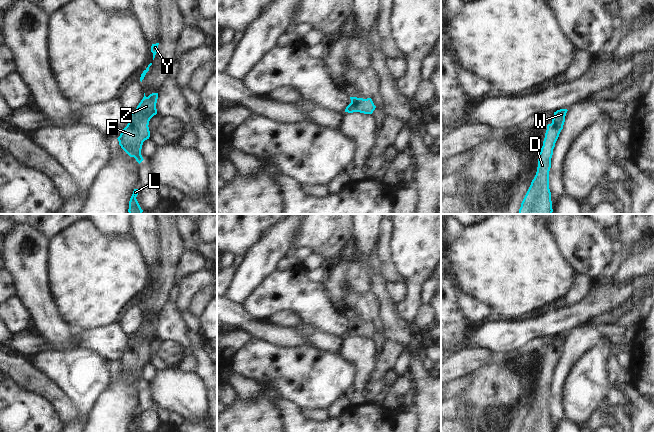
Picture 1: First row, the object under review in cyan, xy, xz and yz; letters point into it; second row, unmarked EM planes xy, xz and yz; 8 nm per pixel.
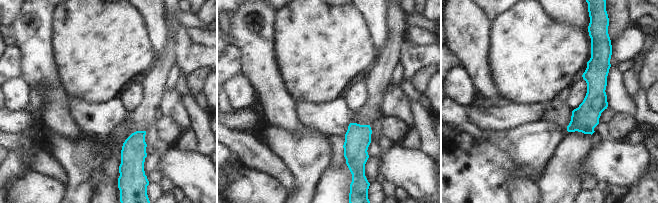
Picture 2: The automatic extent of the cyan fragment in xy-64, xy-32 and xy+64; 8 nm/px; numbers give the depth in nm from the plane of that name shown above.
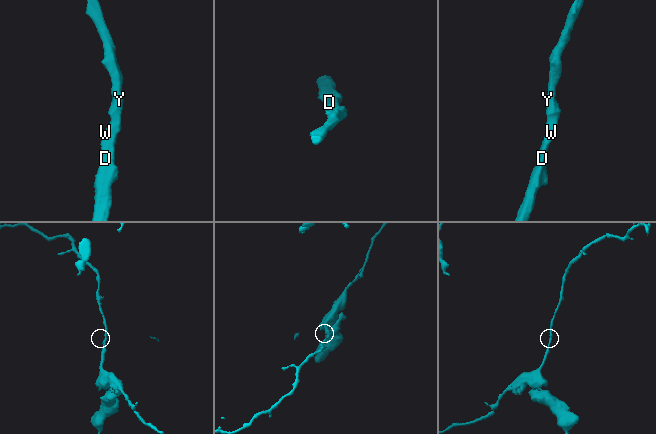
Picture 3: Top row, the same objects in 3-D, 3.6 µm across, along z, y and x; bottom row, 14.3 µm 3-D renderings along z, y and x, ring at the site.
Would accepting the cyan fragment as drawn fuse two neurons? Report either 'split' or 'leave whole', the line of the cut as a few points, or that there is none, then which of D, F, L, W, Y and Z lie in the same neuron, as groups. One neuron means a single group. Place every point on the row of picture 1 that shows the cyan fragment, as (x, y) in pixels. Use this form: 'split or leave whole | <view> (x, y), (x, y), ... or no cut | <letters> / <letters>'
leave whole | no cut | D F L W Y Z

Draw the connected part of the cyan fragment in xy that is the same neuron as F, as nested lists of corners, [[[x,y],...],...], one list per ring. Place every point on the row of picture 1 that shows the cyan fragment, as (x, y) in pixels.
[[[144,93],[136,110],[130,113],[127,126],[117,138],[121,148],[139,164],[144,160],[141,155],[143,142],[150,137],[149,121],[157,114],[157,99],[158,93],[152,93],[148,97]]]

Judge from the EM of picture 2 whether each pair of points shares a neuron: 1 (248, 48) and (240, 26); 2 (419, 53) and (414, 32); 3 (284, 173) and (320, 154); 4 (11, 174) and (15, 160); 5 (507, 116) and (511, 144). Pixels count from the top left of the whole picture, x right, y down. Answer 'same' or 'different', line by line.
1: same
2: different
3: different
4: same
5: different

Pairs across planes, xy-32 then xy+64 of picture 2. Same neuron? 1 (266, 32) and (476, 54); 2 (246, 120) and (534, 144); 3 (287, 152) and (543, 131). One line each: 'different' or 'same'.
1: same
2: different
3: same

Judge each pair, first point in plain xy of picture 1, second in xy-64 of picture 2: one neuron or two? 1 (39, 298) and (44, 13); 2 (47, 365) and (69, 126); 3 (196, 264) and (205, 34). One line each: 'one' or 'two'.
1: one
2: two
3: one

